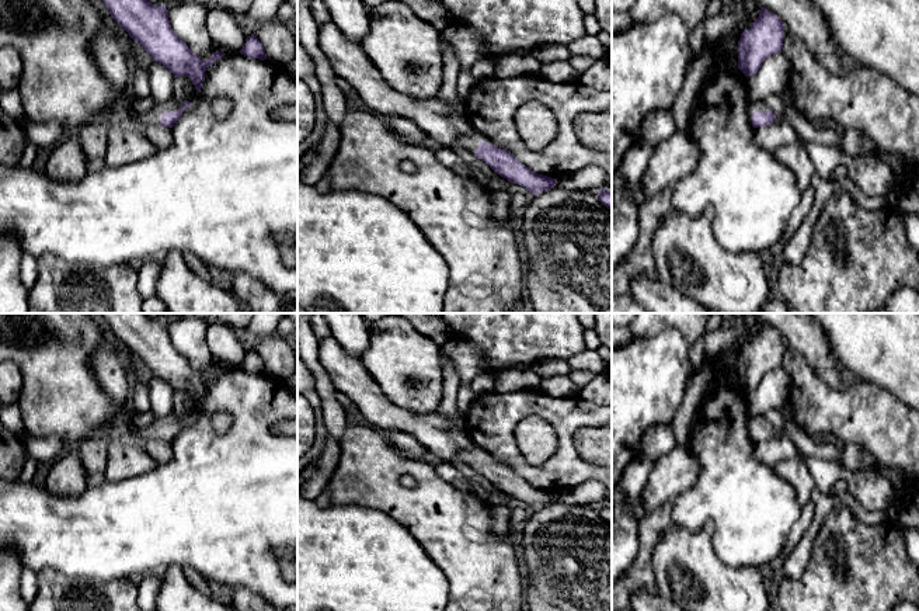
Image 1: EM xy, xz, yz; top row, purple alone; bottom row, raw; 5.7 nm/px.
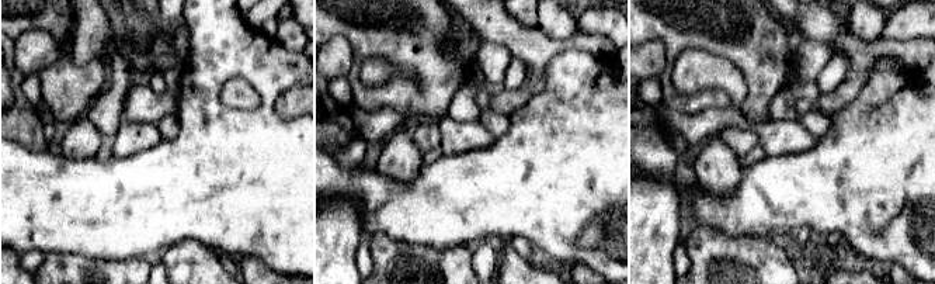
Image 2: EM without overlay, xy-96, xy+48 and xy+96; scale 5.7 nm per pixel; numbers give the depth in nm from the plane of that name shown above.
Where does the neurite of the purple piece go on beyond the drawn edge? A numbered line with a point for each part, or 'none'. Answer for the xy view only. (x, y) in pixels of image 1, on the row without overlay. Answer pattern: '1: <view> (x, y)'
1: xy (156, 427)

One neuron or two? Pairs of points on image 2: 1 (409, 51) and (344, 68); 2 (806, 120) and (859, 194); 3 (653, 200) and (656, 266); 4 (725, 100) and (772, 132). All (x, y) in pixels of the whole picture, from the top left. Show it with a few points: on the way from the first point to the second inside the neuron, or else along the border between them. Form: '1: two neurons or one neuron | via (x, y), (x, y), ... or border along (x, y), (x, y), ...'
1: two neurons | border along (337, 35), (351, 48), (348, 78)
2: two neurons | border along (830, 115), (830, 127), (817, 139)
3: one neuron | via (652, 217), (652, 249)
4: two neurons | border along (768, 118), (756, 124)

